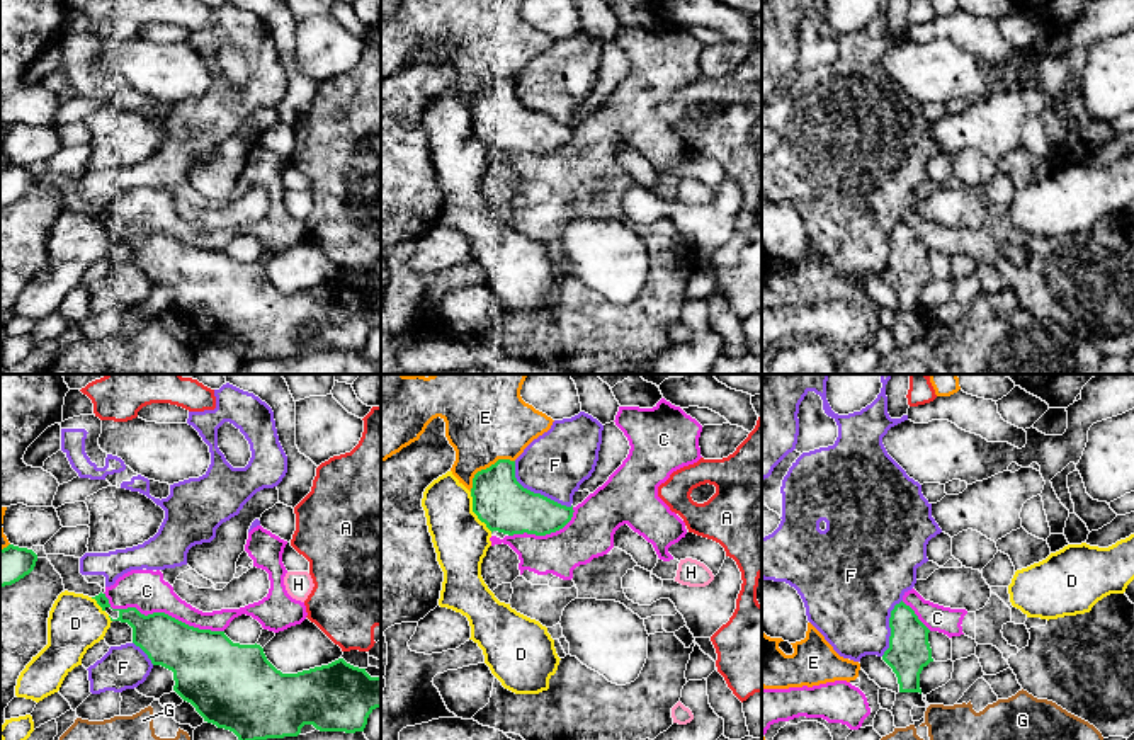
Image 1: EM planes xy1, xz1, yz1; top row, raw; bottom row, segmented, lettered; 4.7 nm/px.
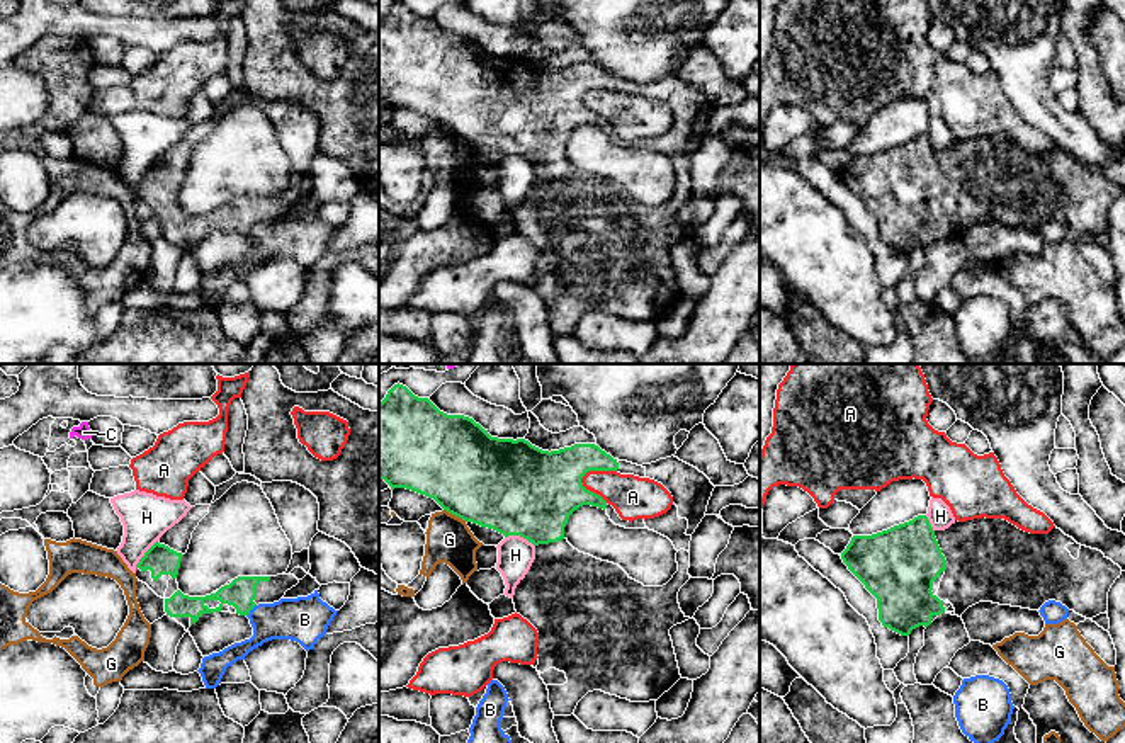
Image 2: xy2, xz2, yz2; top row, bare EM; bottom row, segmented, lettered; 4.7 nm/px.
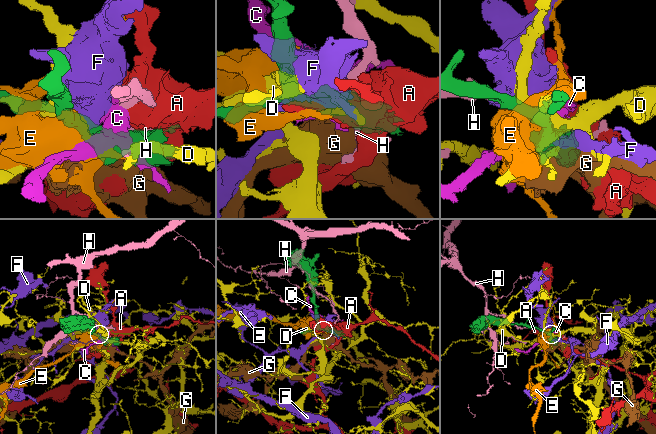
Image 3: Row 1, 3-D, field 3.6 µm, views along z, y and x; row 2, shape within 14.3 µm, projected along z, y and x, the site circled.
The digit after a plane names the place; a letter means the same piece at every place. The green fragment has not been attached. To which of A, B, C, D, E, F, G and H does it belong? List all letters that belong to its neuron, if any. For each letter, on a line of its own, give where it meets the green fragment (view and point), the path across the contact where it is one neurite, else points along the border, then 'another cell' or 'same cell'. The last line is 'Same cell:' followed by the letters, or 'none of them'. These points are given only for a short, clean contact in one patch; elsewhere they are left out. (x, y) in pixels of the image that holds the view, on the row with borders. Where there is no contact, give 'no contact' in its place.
A: meets green in xz2 at (588, 490); another cell
B: meets green in xy2 at (250, 609); another cell
C: meets green in xy1 at (160, 613); another cell
D: meets green in xz1 at (473, 511); another cell
E: meets green in xz1 at (487, 468); another cell
F: meets green in xz1 at (536, 494); another cell
G: meets green in xz2 at (456, 516); another cell
H: meets green in xz2 at (520, 536); another cell
Same cell: none of them

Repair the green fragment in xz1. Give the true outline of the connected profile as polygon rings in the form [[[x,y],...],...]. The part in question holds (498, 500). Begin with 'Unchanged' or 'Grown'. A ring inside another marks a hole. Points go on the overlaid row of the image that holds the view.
Unchanged. [[[498,459],[473,478],[473,512],[493,532],[546,536],[563,529],[573,505],[561,505],[524,488],[515,478],[515,461]]]

